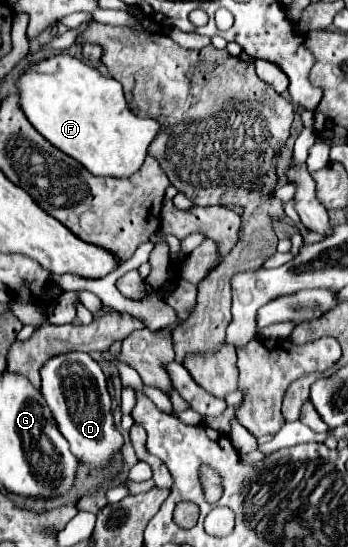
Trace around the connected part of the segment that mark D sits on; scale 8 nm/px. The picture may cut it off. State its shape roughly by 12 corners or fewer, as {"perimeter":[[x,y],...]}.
{"perimeter":[[85,352],[41,368],[41,394],[77,460],[123,446],[107,378]]}

